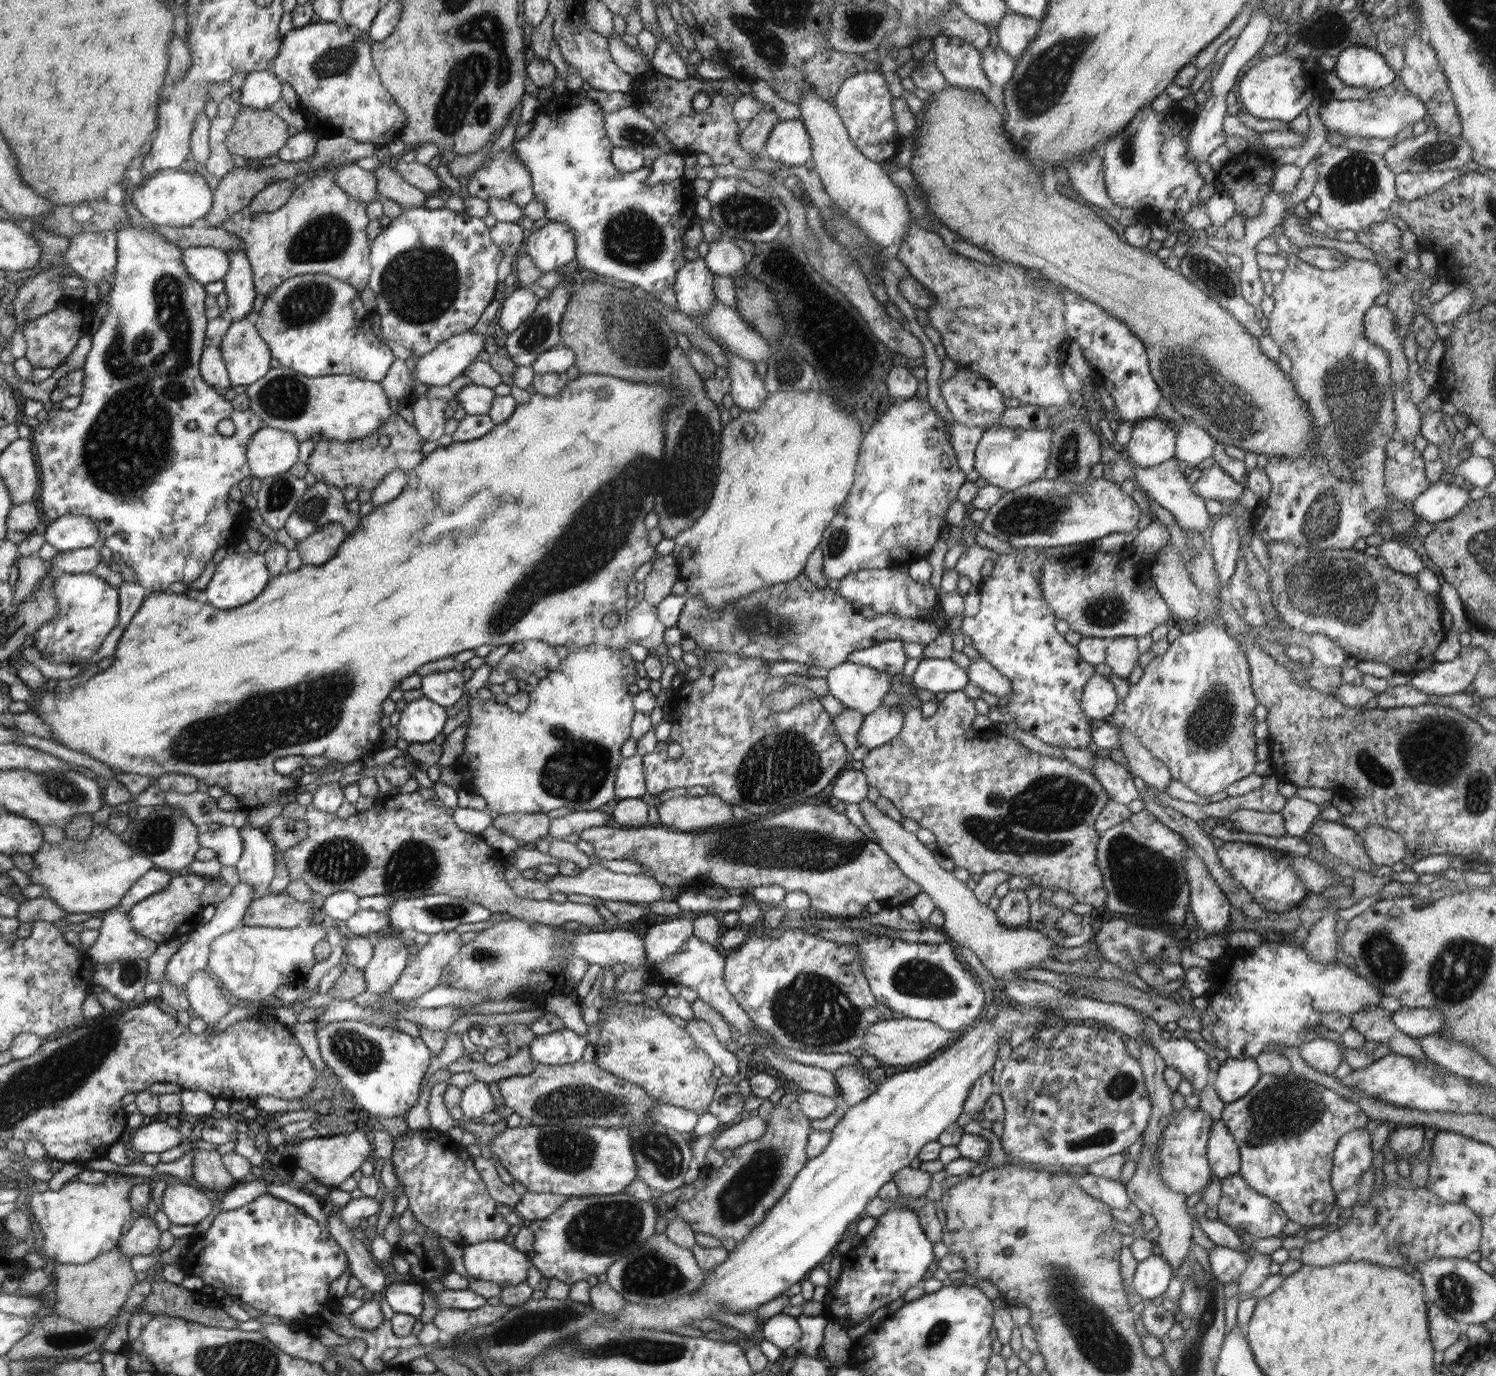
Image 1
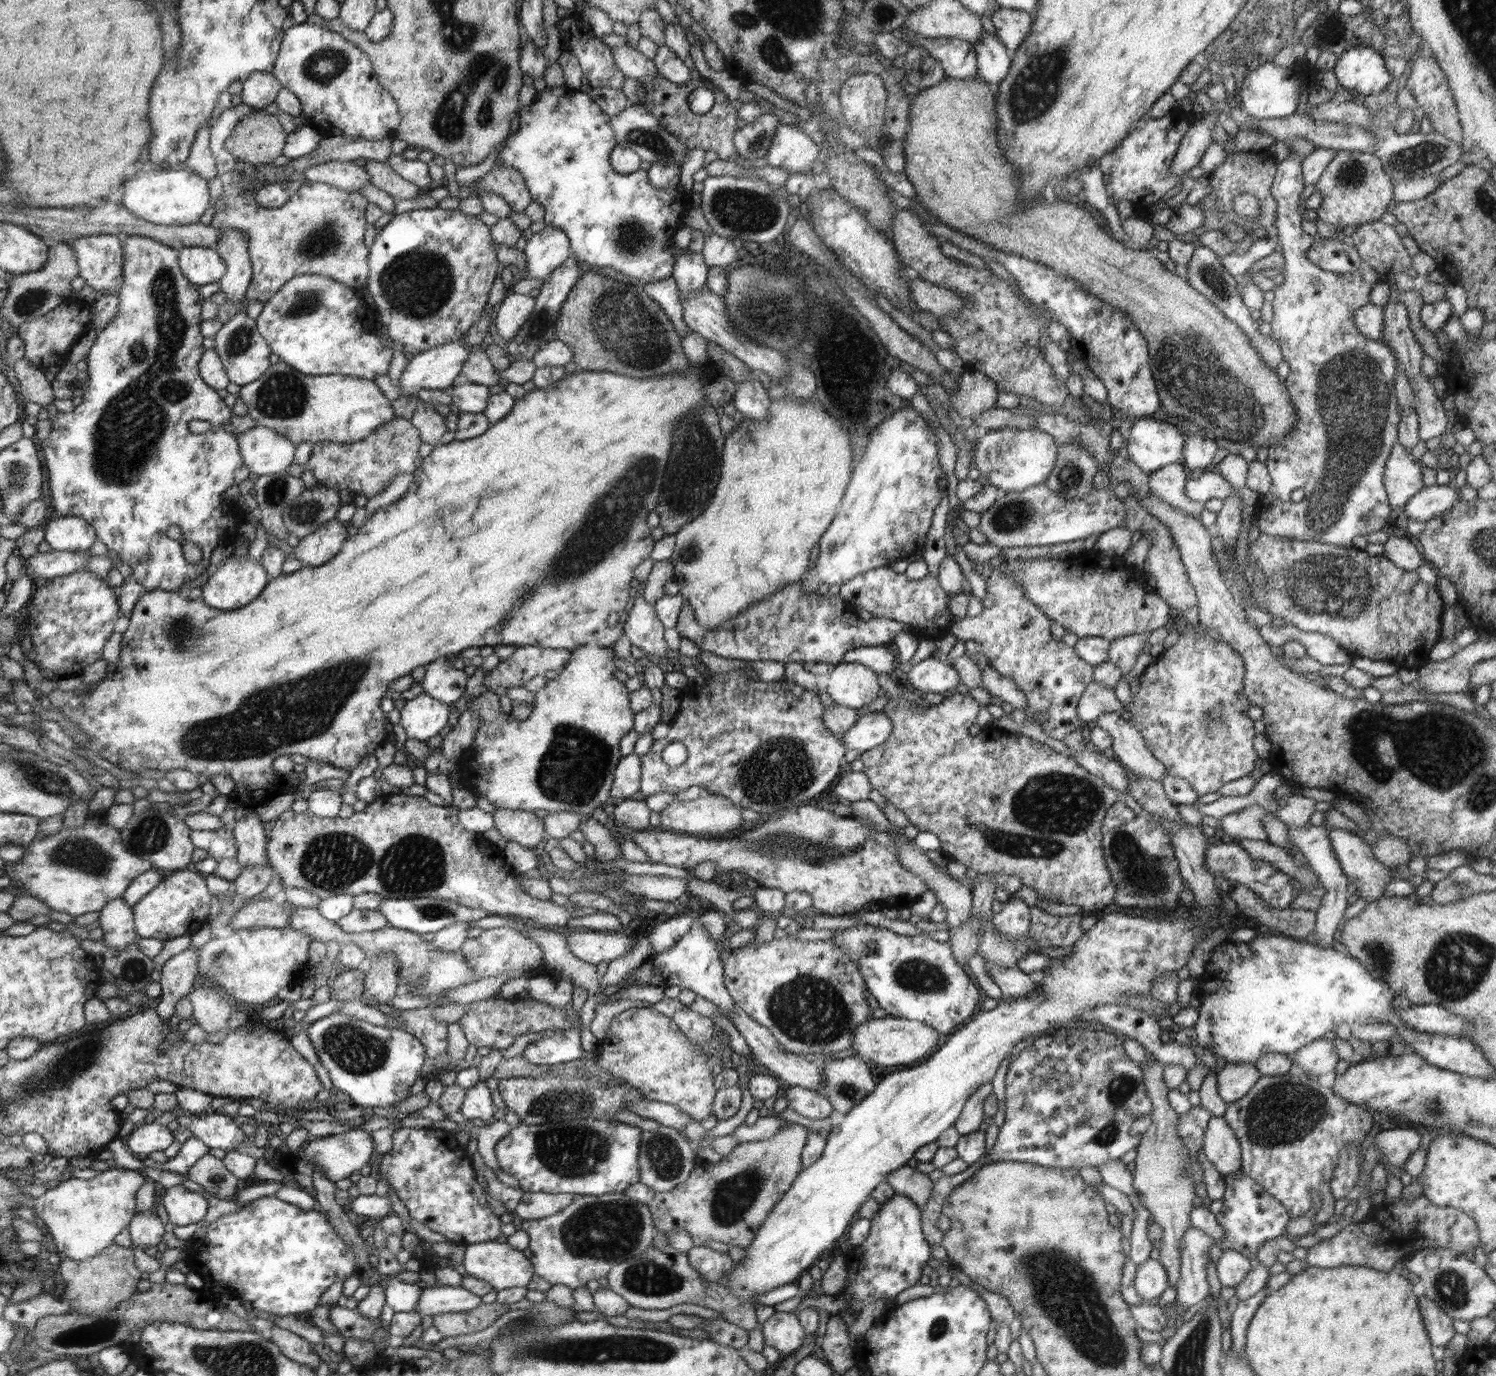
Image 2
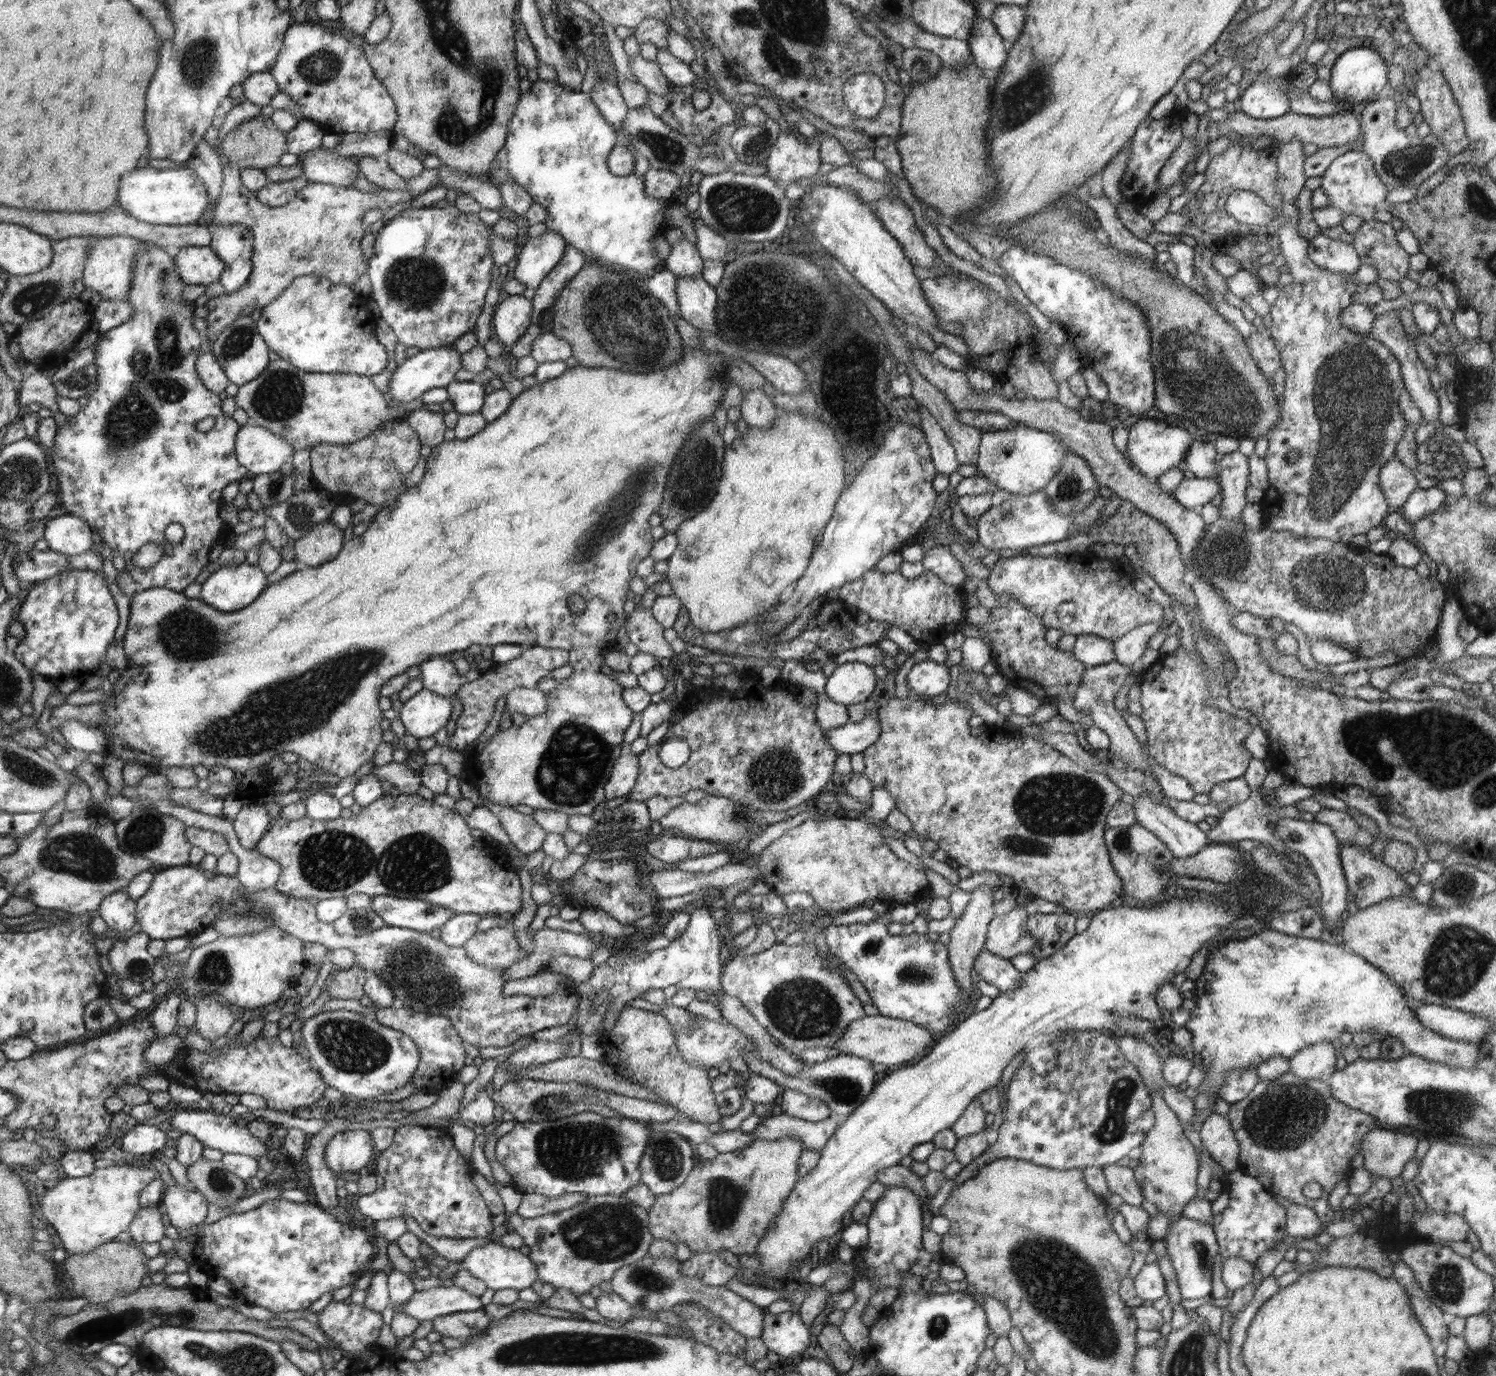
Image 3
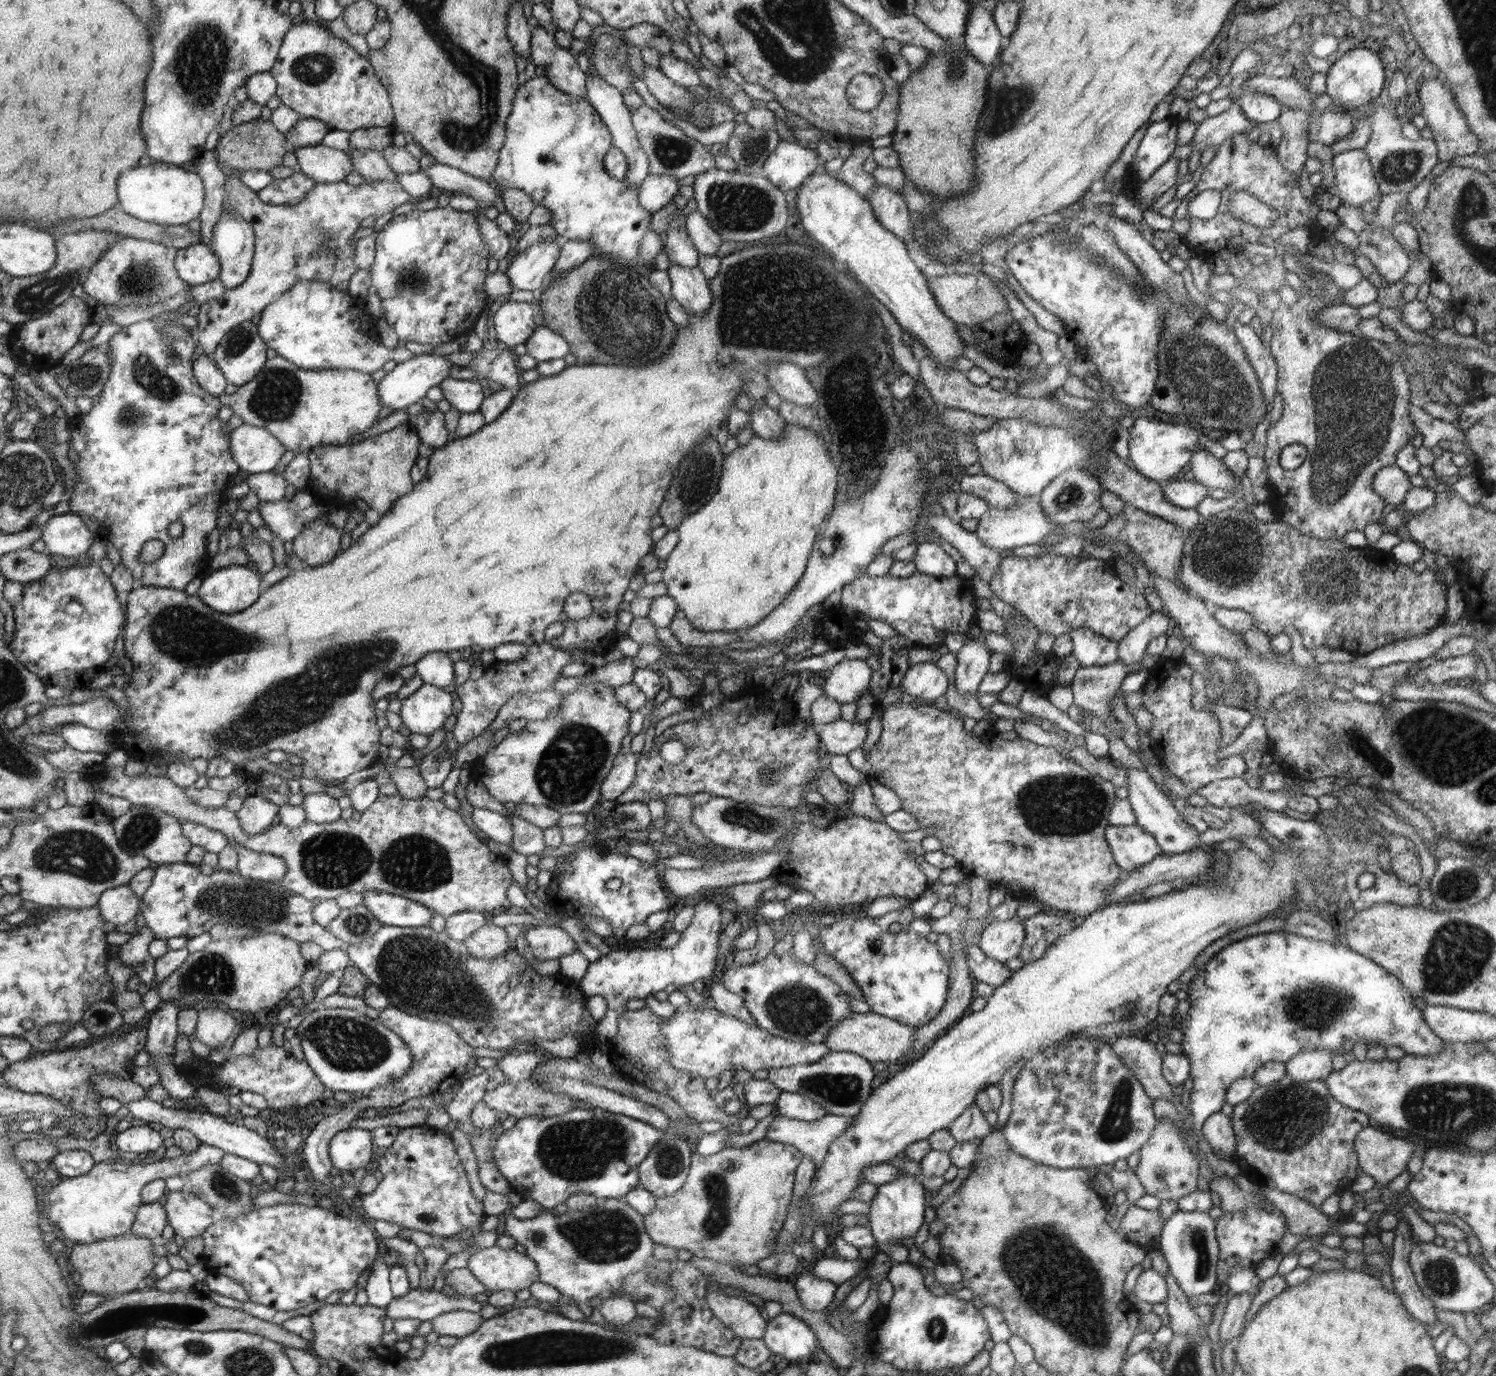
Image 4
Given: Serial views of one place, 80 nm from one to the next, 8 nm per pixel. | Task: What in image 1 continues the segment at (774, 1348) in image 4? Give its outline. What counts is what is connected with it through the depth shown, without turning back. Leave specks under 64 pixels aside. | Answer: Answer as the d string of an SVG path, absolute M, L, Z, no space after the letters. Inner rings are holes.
M779 1312L761 1326L761 1333L764 1339L783 1351L790 1348L794 1342L800 1340L800 1336L803 1336L803 1332L800 1332L798 1328L798 1323L796 1317Z

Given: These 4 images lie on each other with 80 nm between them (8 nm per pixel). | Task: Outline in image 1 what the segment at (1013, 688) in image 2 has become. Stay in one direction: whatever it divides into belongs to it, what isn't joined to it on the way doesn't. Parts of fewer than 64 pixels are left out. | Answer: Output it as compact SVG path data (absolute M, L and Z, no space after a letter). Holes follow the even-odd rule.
M980 657L979 659L971 659L971 664L967 670L969 682L980 688L984 692L988 692L999 698L1007 698L1012 695L1012 684L1006 676L1000 674L990 662Z

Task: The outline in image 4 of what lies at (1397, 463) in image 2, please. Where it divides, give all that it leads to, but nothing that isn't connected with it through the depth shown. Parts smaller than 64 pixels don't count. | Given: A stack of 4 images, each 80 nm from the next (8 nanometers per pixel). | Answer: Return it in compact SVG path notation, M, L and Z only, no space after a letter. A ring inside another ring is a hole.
M1395 464L1388 465L1374 474L1372 486L1374 492L1385 500L1388 507L1393 508L1403 504L1406 493L1411 487L1410 476Z

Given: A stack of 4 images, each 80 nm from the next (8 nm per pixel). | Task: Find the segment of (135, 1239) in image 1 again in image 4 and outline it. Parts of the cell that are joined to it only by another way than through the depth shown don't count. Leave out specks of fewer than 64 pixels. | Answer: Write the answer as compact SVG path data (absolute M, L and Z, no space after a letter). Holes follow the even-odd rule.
M162 1201L144 1203L140 1206L139 1216L136 1218L135 1226L132 1226L131 1233L159 1241L168 1223L170 1220L167 1219L166 1207Z

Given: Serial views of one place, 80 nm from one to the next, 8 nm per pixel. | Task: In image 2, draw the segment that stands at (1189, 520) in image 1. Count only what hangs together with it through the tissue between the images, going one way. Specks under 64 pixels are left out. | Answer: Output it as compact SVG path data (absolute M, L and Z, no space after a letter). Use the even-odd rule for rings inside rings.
M1180 462L1169 464L1149 474L1149 490L1183 513L1200 519L1204 506L1198 502L1193 502L1185 494L1185 483L1189 475L1190 473Z

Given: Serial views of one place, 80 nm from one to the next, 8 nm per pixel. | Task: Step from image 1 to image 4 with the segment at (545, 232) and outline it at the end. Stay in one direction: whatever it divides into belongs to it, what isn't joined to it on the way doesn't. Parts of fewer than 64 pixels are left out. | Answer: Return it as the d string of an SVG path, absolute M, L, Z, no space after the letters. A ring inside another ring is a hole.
M544 241L528 246L517 254L506 270L513 290L539 290L556 267L560 256L560 242Z

